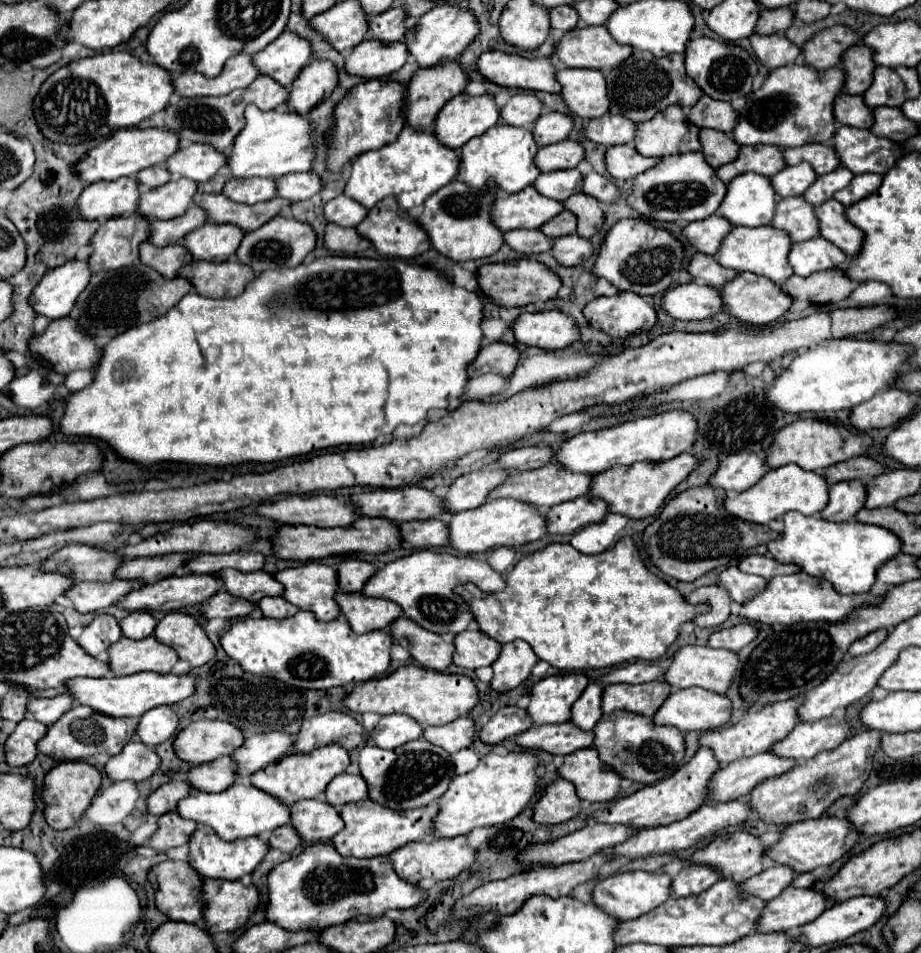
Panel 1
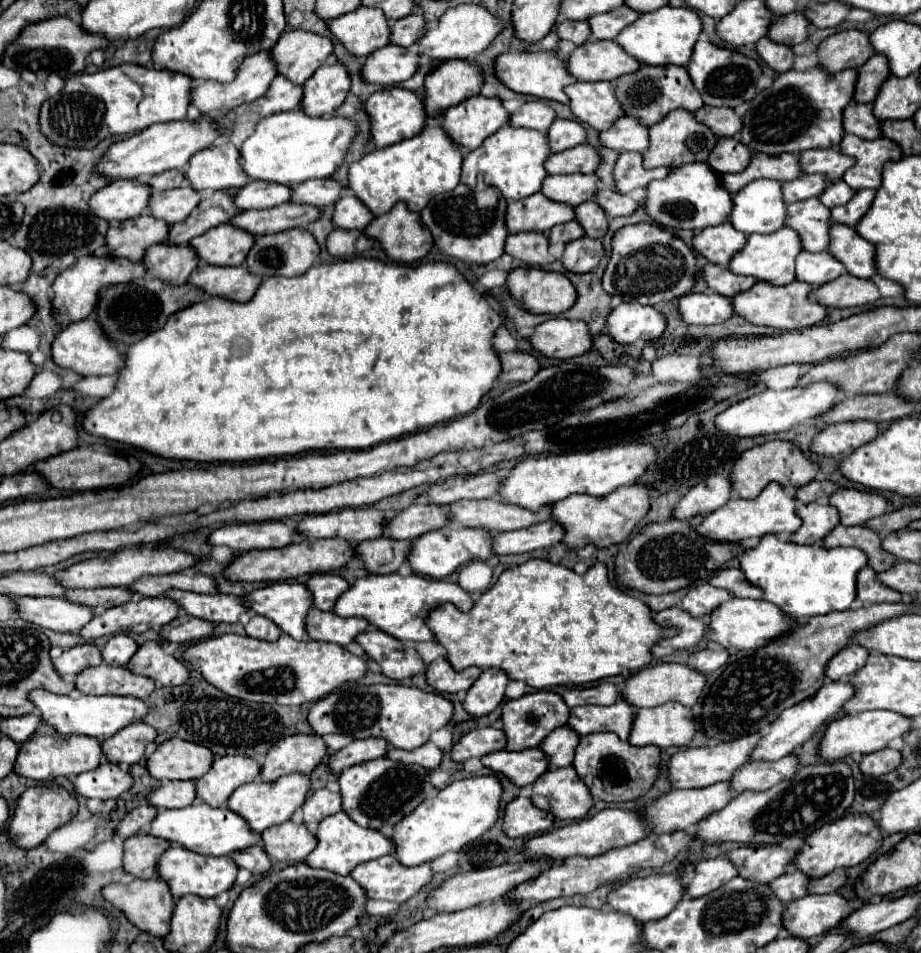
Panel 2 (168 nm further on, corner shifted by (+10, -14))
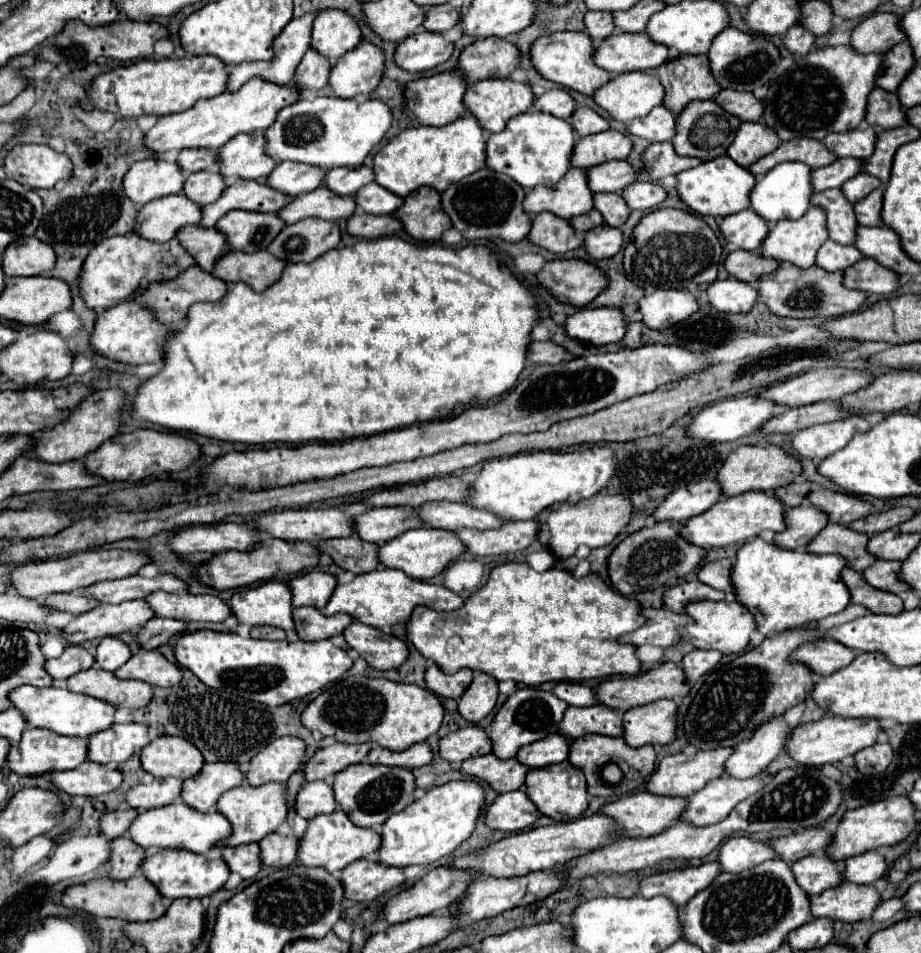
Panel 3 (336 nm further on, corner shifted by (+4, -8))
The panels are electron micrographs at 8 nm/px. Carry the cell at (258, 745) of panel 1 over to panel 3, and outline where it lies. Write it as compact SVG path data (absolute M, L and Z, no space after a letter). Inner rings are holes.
M208 763L200 769L200 773L196 773L196 777L182 783L180 799L192 809L208 813L216 807L222 793L238 787L242 781L244 775L240 773L238 763Z

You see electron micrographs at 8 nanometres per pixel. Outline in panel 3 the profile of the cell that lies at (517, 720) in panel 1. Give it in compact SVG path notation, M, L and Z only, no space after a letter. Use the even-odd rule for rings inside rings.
M466 727L444 735L438 743L438 755L444 761L464 761L470 757L480 757L492 753L490 737L480 727Z

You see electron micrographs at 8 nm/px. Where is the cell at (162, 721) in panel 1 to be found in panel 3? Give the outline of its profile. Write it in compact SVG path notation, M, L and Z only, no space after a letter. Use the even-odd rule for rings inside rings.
M140 723L112 725L112 729L94 733L88 737L88 759L100 765L124 763L134 753L140 753L144 745L150 743L148 727Z

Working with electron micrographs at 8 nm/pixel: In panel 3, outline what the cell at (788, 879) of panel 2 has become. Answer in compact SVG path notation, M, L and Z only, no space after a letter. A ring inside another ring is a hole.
M808 855L792 863L792 871L808 895L818 895L844 881L844 859L834 861L826 855Z

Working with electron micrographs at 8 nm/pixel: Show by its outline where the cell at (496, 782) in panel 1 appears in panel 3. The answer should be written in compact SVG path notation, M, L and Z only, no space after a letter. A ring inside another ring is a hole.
M450 781L438 787L430 787L426 795L400 813L392 813L382 825L378 863L386 867L428 865L444 855L450 855L462 841L466 841L480 815L484 791L476 781Z

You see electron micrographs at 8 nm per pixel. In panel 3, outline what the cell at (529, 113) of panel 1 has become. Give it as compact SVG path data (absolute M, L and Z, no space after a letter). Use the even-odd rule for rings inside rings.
M552 89L552 91L546 91L544 95L540 95L534 101L532 109L552 113L560 119L570 119L570 115L576 111L576 101L570 97L570 93L566 89Z

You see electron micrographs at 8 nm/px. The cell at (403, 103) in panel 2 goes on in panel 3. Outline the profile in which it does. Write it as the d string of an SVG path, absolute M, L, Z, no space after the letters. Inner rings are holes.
M458 69L442 71L442 73L436 73L432 77L422 77L422 79L410 81L406 85L406 91L404 91L406 115L410 119L418 119L422 125L434 125L434 127L448 125L466 113L466 107L464 107L466 87L468 87L468 83L464 79L464 73Z

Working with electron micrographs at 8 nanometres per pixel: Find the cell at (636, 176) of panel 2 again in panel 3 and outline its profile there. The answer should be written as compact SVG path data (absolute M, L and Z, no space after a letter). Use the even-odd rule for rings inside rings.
M652 143L644 155L644 169L638 175L638 181L660 181L666 175L678 175L680 171L700 165L696 157L680 157L670 143Z

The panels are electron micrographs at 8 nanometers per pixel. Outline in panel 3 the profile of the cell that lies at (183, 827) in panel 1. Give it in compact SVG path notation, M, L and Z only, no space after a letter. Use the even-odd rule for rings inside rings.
M122 835L120 839L112 839L112 853L108 857L112 869L108 877L118 881L130 879L140 869L144 853L146 851L140 845L136 845L132 839L128 839L126 835Z

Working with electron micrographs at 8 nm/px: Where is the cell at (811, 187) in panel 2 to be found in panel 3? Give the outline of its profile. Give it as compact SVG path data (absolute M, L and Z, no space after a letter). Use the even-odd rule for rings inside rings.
M844 157L844 159L836 159L832 165L828 167L820 167L812 173L812 183L814 183L814 191L824 191L824 189L832 189L832 187L842 187L848 179L852 179L854 175L862 173L864 169L864 161L856 159L856 157Z

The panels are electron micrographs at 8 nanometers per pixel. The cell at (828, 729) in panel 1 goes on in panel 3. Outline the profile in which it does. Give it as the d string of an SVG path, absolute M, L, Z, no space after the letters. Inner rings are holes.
M760 773L752 779L732 779L718 777L708 781L708 785L688 797L688 805L684 813L680 813L680 821L688 821L690 825L712 825L722 821L740 801L754 795L768 783L768 775Z

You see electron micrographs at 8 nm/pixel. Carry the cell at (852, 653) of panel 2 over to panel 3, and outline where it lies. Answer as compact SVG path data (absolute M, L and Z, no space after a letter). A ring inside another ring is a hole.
M824 639L800 645L790 657L790 661L810 667L810 671L814 671L816 675L830 675L842 669L844 665L852 663L852 659L854 659L852 649L836 641L824 641Z

